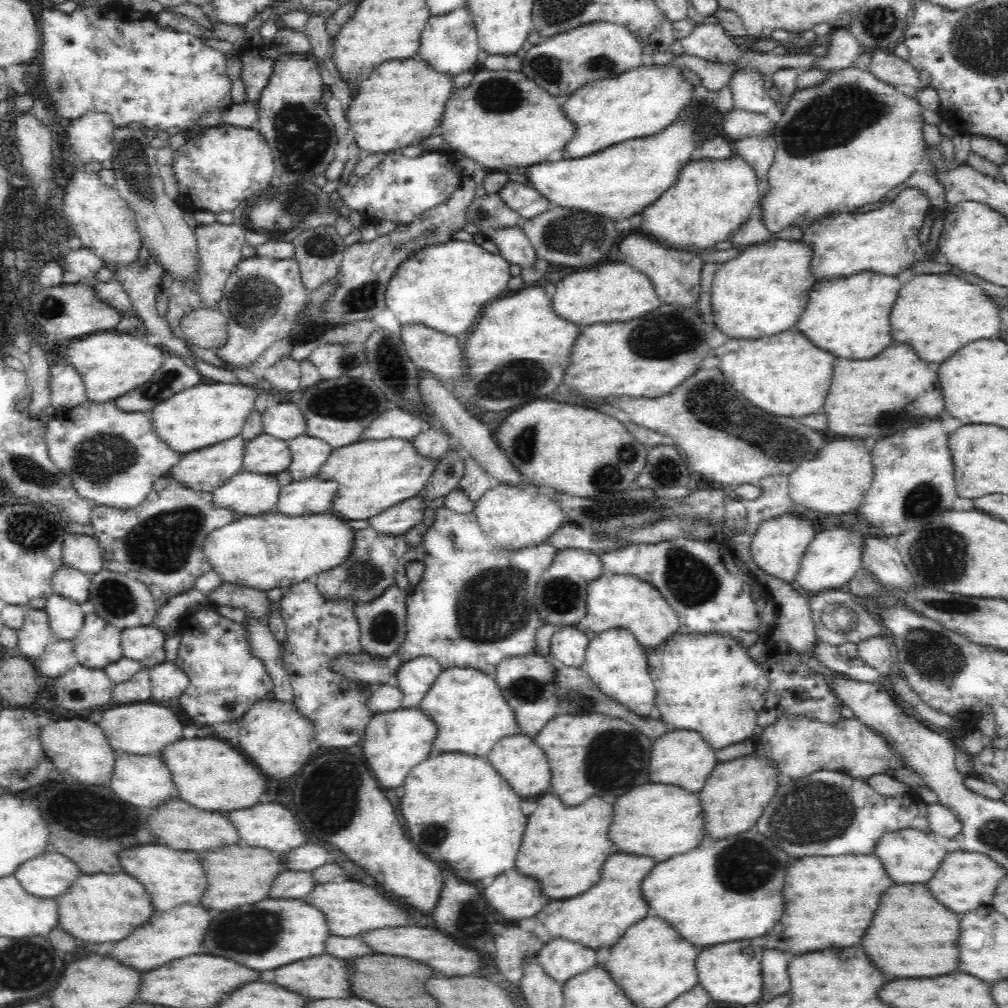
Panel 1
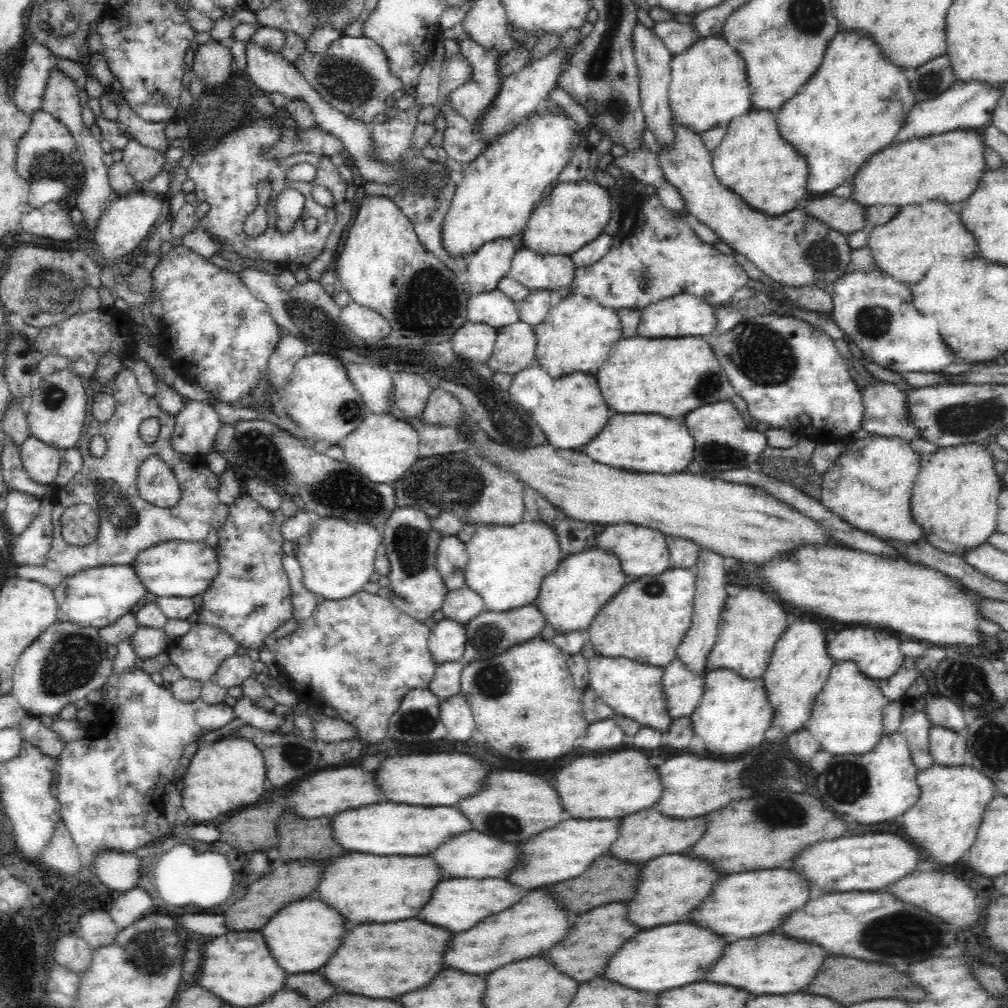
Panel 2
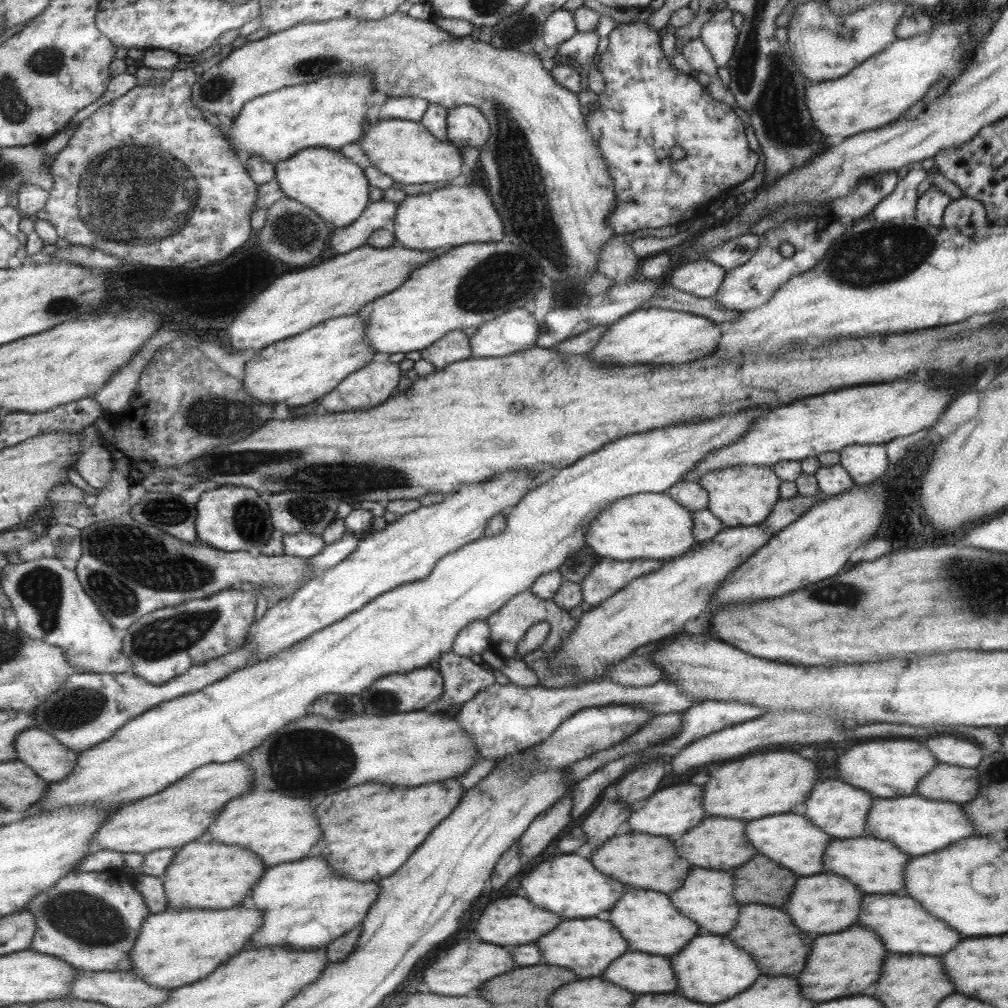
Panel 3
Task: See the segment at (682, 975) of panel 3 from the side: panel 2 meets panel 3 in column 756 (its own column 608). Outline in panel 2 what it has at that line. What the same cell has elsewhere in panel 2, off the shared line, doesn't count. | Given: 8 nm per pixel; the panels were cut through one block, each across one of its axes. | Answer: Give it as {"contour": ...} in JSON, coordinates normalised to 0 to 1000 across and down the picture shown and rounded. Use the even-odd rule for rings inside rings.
{"contour":[[[685,913],[637,923],[633,929],[629,929],[629,933],[621,935],[609,950],[605,950],[599,969],[629,982],[659,984],[696,972],[698,966],[706,960],[706,956],[716,948],[718,938],[718,929],[712,929],[702,921],[687,917]]]}

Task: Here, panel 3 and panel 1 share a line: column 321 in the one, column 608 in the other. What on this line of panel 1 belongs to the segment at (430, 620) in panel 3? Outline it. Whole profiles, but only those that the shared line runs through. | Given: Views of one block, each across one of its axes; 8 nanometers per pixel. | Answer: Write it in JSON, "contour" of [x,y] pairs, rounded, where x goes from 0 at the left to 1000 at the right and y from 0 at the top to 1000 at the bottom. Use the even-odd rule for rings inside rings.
{"contour":[[[609,623],[587,631],[584,641],[581,642],[577,663],[585,670],[597,688],[605,690],[609,696],[623,702],[627,708],[641,712],[651,705],[651,682],[644,668],[642,648],[633,634],[621,626],[621,623]]]}

